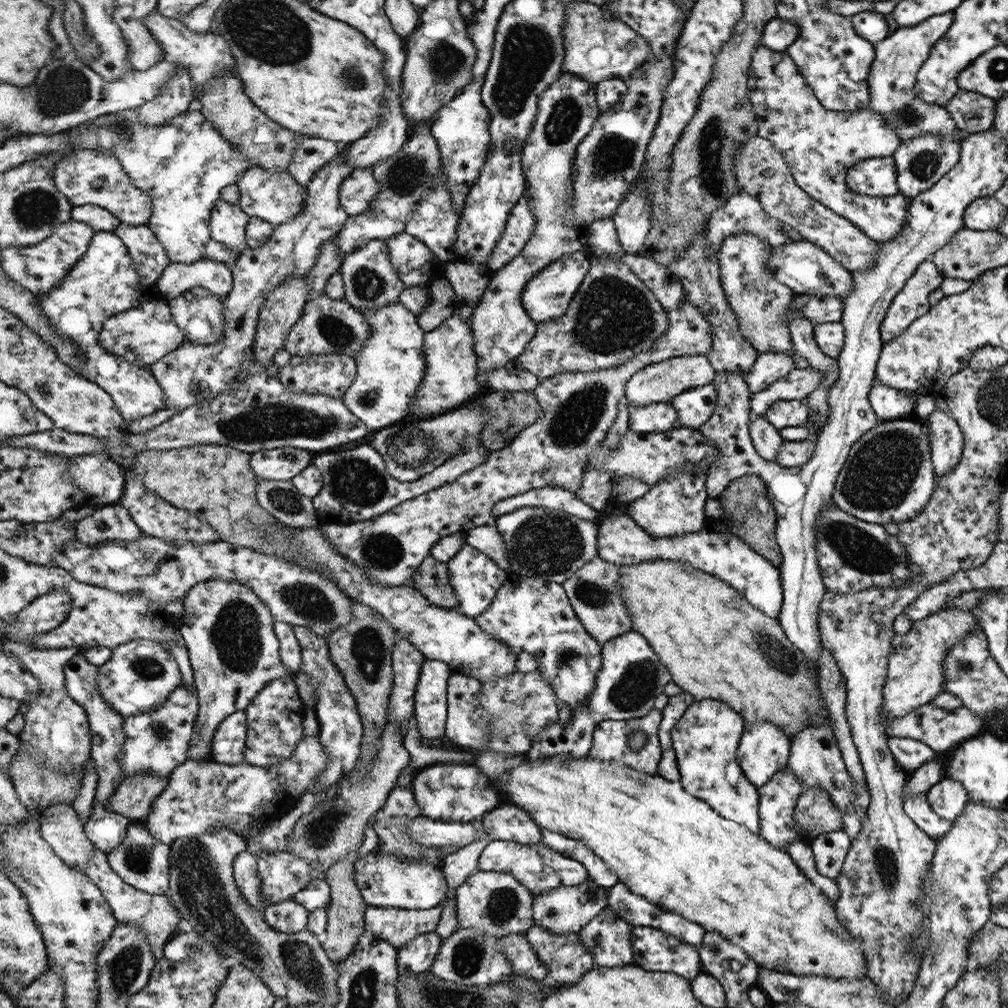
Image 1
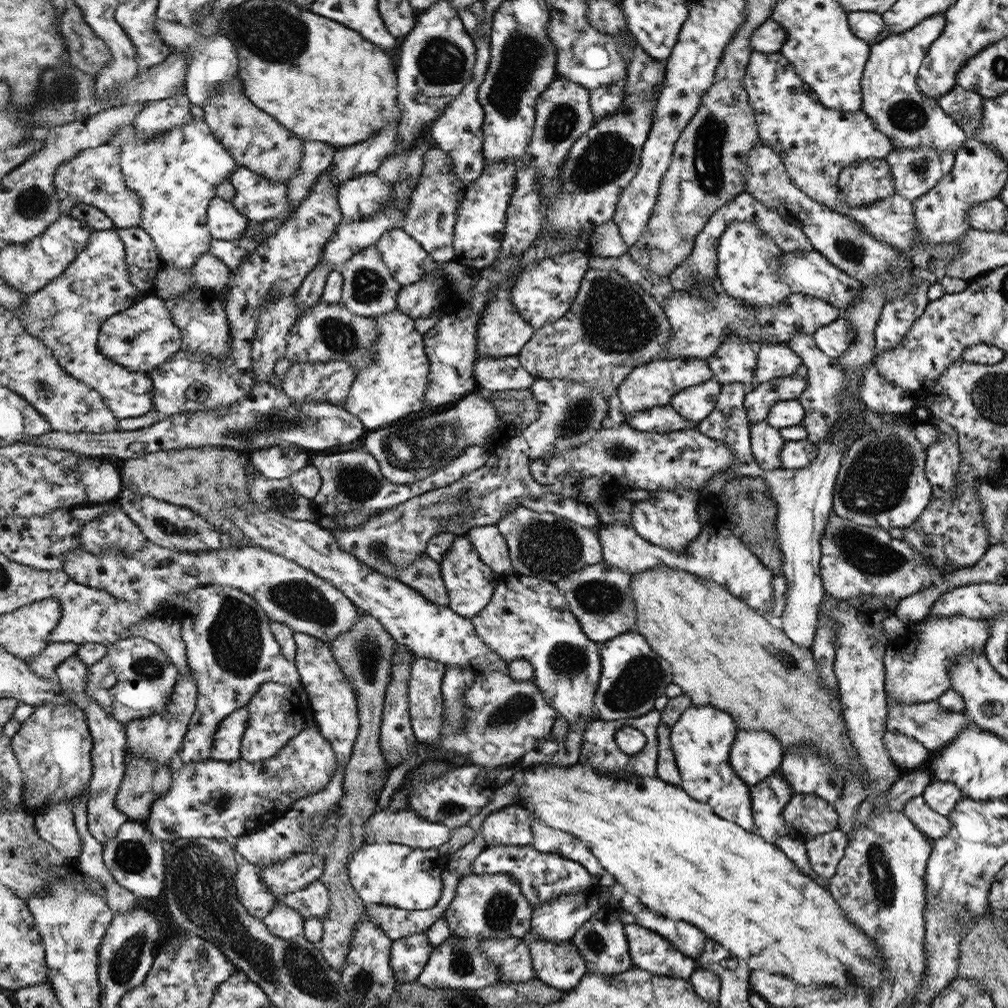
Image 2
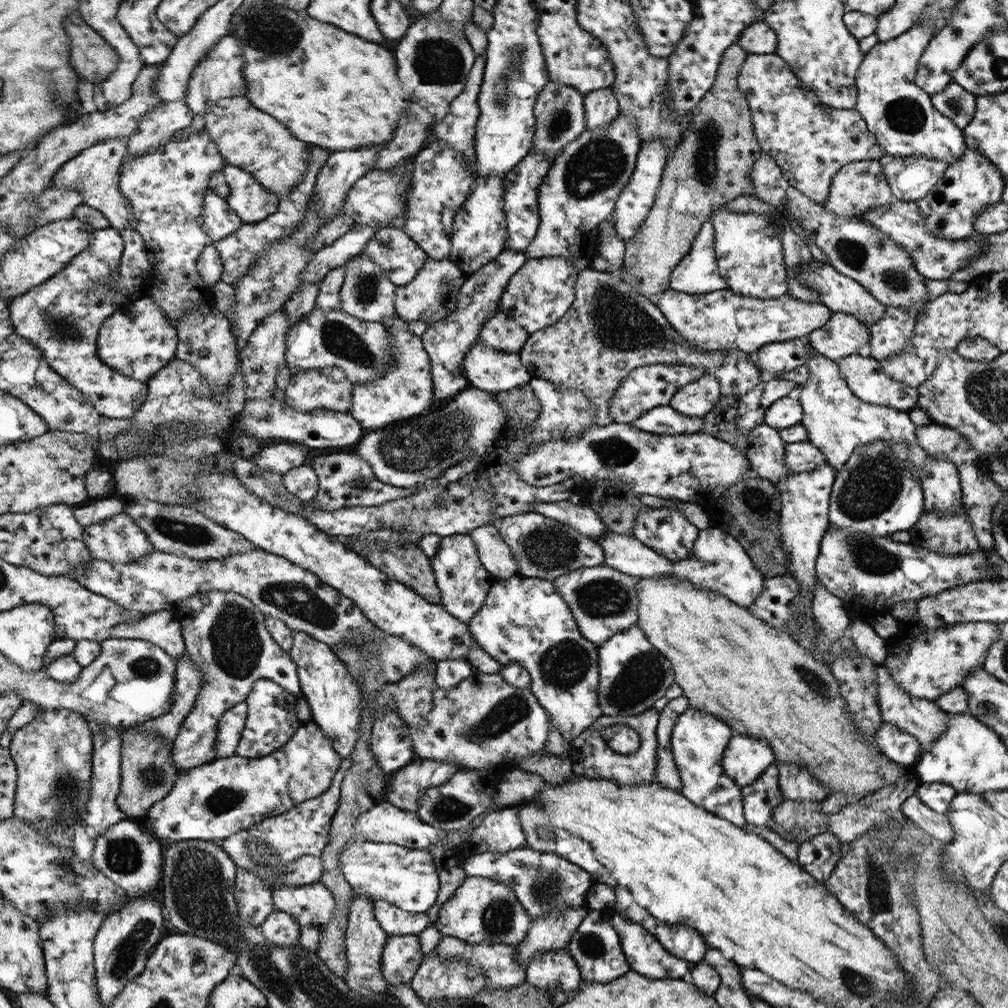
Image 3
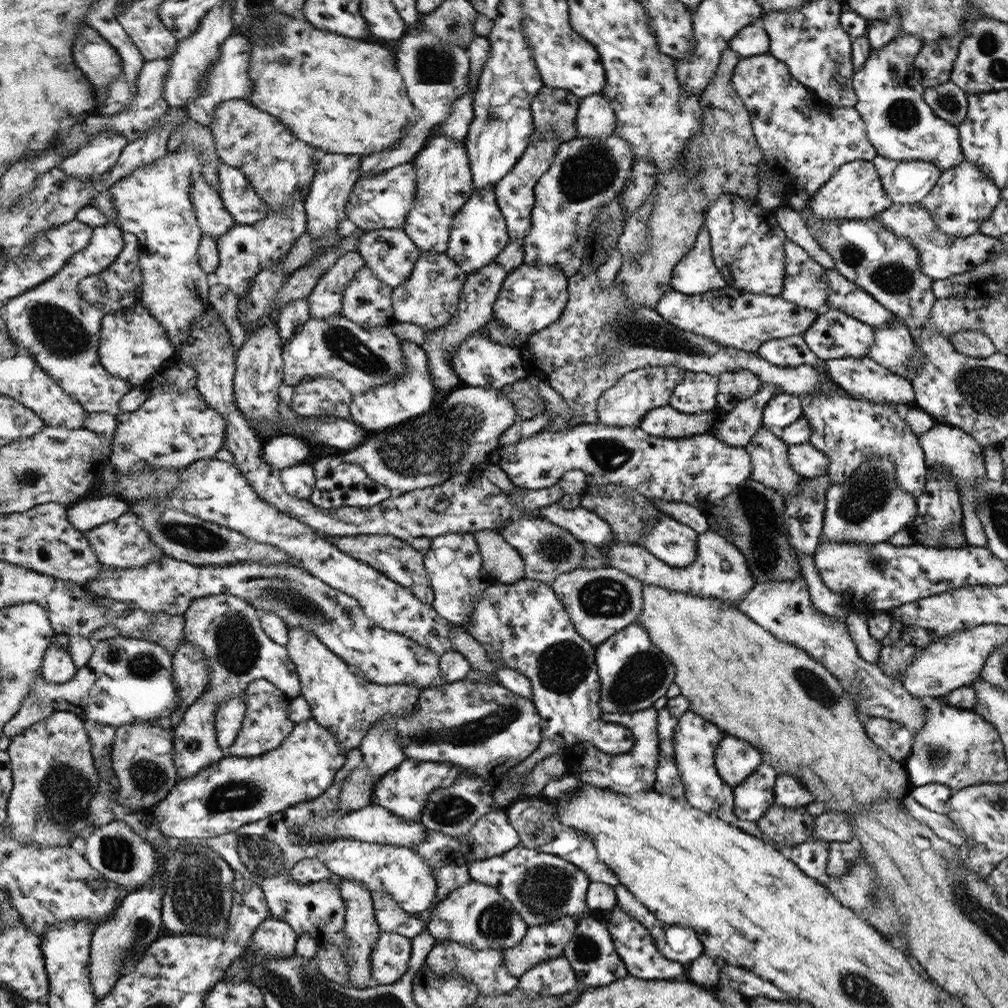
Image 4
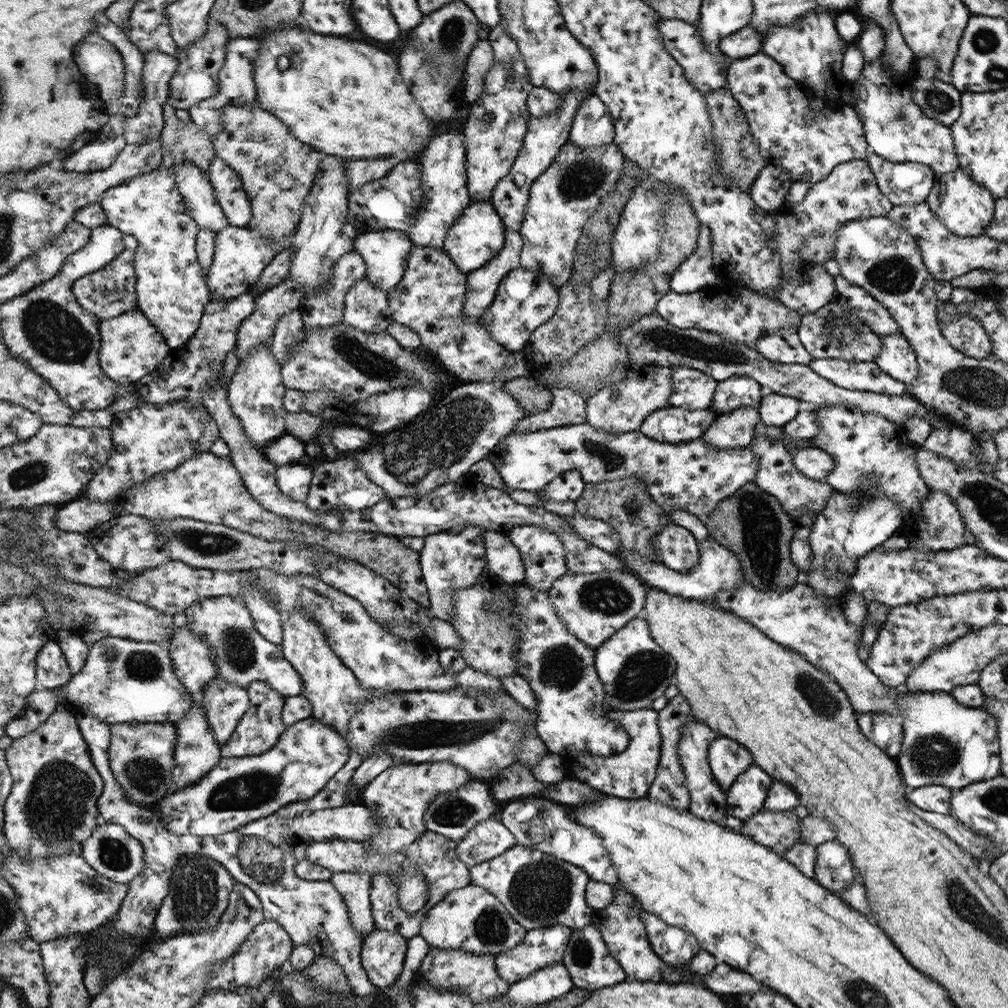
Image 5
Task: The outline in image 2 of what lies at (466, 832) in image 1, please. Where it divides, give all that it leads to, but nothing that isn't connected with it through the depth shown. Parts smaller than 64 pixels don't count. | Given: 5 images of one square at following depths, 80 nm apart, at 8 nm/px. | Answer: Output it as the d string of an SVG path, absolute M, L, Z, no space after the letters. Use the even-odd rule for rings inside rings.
M390 807L373 813L365 822L365 828L374 832L378 844L403 844L422 850L442 849L450 840L453 829L442 823L430 822L414 810L395 811Z

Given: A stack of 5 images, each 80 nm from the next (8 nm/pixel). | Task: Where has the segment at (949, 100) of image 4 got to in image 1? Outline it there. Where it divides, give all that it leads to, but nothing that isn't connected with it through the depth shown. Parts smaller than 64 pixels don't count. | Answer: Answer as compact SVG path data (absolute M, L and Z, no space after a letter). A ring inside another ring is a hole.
M960 89L945 110L949 111L957 128L970 135L992 128L996 100Z

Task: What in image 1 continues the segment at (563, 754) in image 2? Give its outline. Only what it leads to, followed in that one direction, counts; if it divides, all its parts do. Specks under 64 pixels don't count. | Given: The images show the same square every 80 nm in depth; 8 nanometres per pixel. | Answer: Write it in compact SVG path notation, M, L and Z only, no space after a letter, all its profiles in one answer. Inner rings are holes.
M633 630L611 638L609 642L601 644L601 670L597 673L597 684L588 701L577 710L574 710L572 719L568 725L562 725L560 720L554 725L548 726L536 736L532 748L525 754L529 758L542 758L554 756L555 754L570 754L573 758L586 757L593 746L593 737L597 726L604 721L626 721L646 717L654 709L654 700L664 692L664 686L673 681L673 677L668 672L668 667L661 662L660 656L656 656L652 647L649 646L645 635Z

